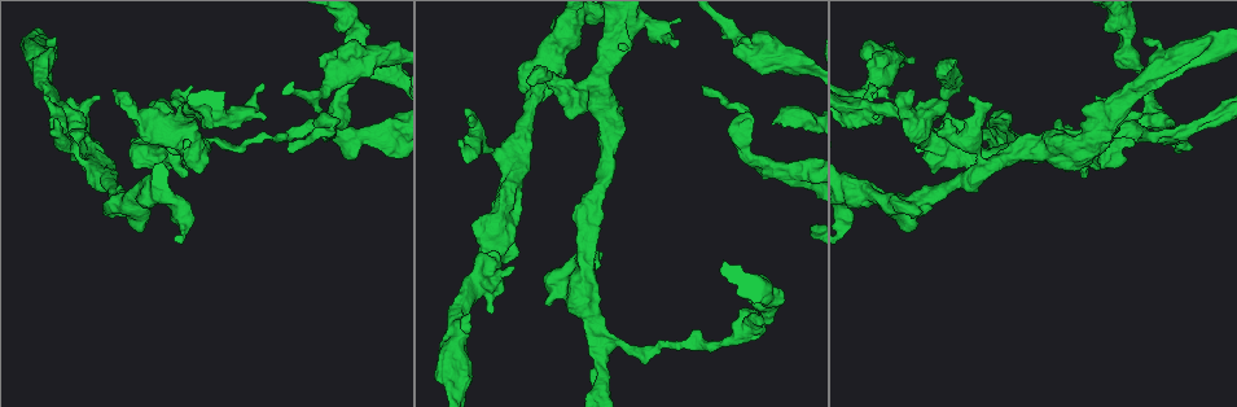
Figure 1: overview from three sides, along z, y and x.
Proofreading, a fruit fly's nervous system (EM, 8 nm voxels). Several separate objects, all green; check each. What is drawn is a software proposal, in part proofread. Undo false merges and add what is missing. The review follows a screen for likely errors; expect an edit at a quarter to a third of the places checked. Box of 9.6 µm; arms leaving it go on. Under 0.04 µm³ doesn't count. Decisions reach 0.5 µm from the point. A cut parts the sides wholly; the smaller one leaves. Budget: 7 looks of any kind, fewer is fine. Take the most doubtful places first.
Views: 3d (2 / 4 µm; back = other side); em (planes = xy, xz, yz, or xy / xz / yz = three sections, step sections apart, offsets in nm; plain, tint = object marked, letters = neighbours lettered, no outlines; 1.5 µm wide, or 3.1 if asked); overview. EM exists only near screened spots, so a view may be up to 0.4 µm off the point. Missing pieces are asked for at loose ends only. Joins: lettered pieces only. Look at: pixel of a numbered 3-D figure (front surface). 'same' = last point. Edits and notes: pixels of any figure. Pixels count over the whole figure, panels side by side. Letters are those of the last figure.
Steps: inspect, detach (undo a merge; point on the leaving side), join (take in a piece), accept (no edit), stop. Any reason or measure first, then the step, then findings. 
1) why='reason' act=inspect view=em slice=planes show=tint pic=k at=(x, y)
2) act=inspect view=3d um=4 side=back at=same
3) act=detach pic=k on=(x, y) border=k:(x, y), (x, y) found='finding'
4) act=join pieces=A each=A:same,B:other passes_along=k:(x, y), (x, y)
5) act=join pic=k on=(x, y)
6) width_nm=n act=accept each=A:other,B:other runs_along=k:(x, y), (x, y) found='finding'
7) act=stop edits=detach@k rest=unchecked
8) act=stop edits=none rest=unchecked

why='an open end' act=inspect view=3d um=4 pic=1 at=(702, 86)

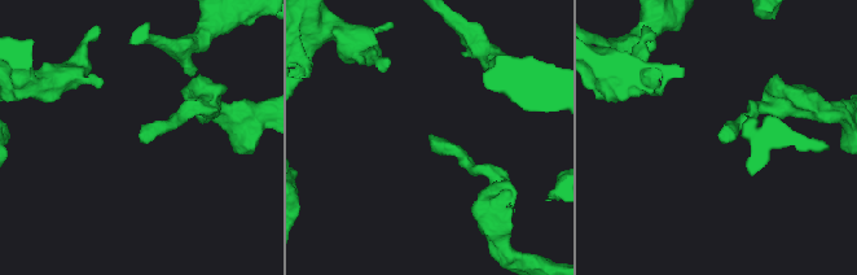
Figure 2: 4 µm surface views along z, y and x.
act=inspect view=em slice=planes show=letters pic=2 at=(720, 137)

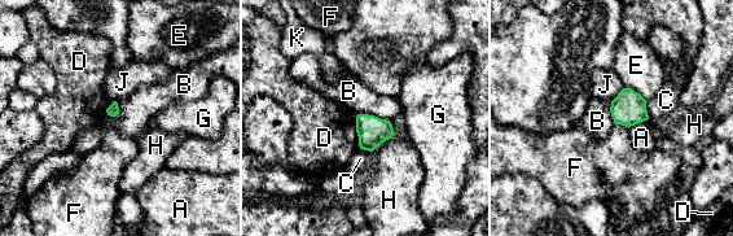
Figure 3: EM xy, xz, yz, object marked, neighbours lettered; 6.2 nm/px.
act=accept each=A:other,B:other,C:other,D:other,E:other,F:other,G:other,H:other,J:other,K:other found='no lettered piece goes on from it'

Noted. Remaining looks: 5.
why='stops while still wide' act=inspect view=3d um=2 pic=1 at=(680, 18)

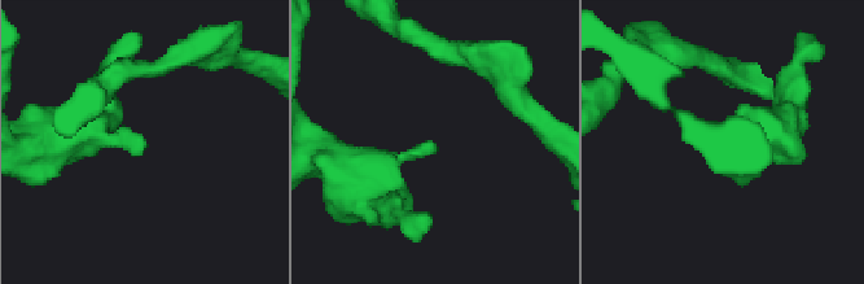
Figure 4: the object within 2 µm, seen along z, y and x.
why='shape alone is not enough' act=inspect view=em slice=xy step=8 show=tint pic=4 at=(146, 147)

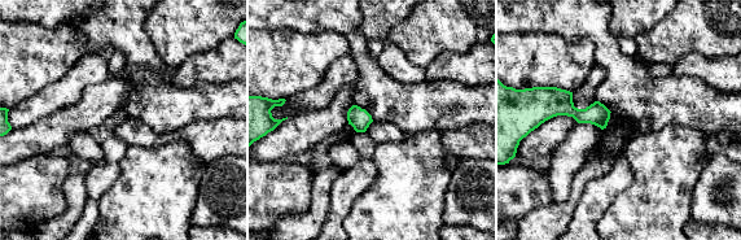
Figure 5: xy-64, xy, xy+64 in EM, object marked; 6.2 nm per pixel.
act=inspect view=em slice=xy step=8 show=letters at=same

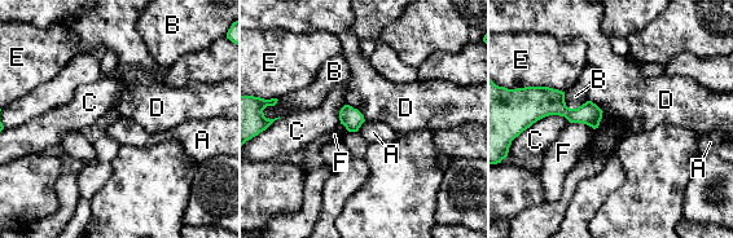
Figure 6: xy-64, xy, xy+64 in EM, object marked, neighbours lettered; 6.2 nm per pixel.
act=accept each=A:other,B:other,C:other,D:other,E:other,F:other border=6:(364, 120), (358, 129) found='none of them fits'

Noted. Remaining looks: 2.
why='branch stops here' act=inspect view=em slice=planes show=letters pic=1 at=(910, 89)

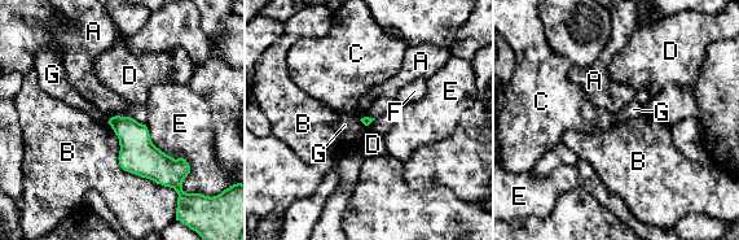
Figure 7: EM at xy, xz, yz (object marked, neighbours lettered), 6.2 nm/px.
act=accept each=A:other,B:other,C:other,D:other,E:other,F:other,G:other border=7:(127, 116), (113, 116), (110, 118) found='no lettered piece goes on from it'

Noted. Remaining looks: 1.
act=stop edits=none rest=unchecked

